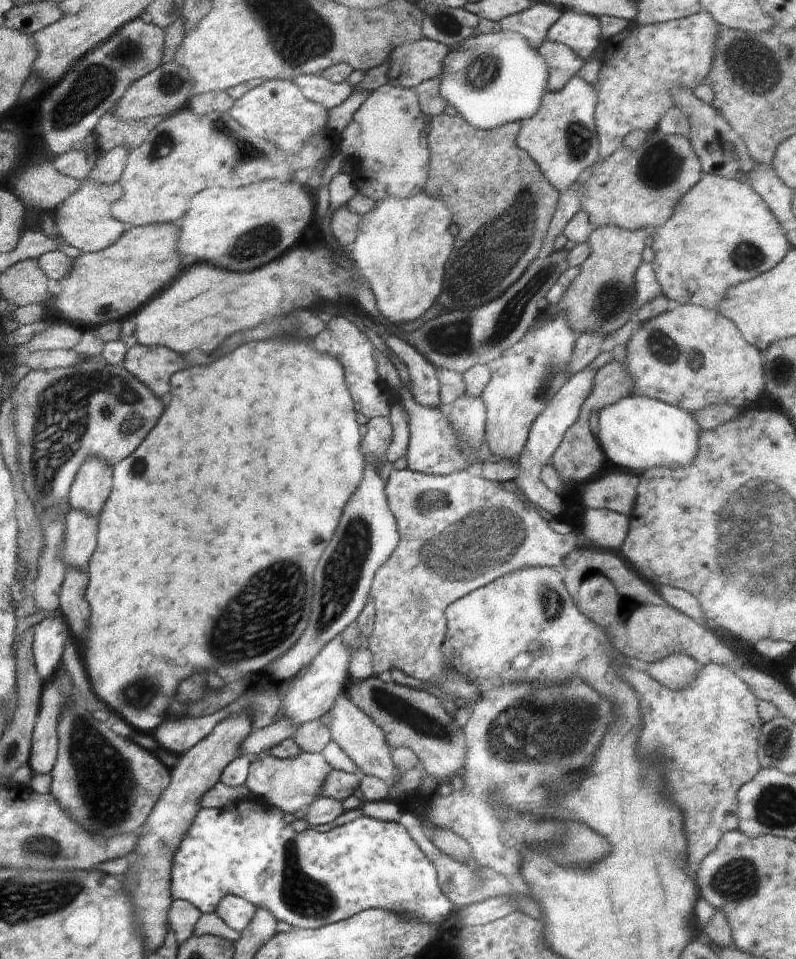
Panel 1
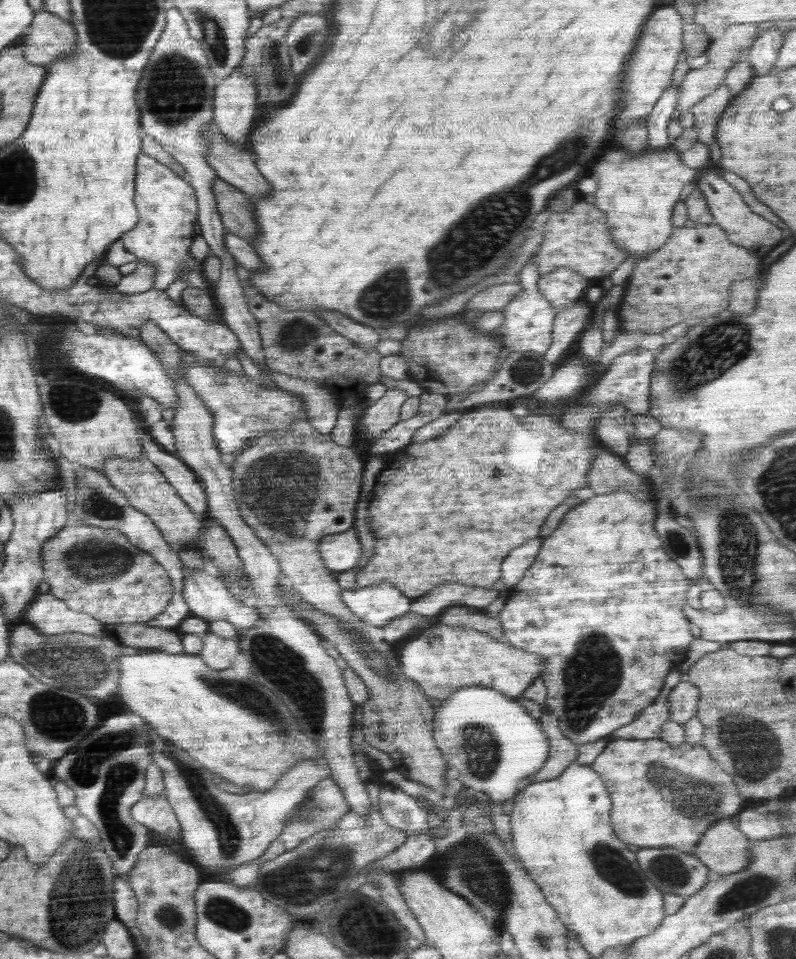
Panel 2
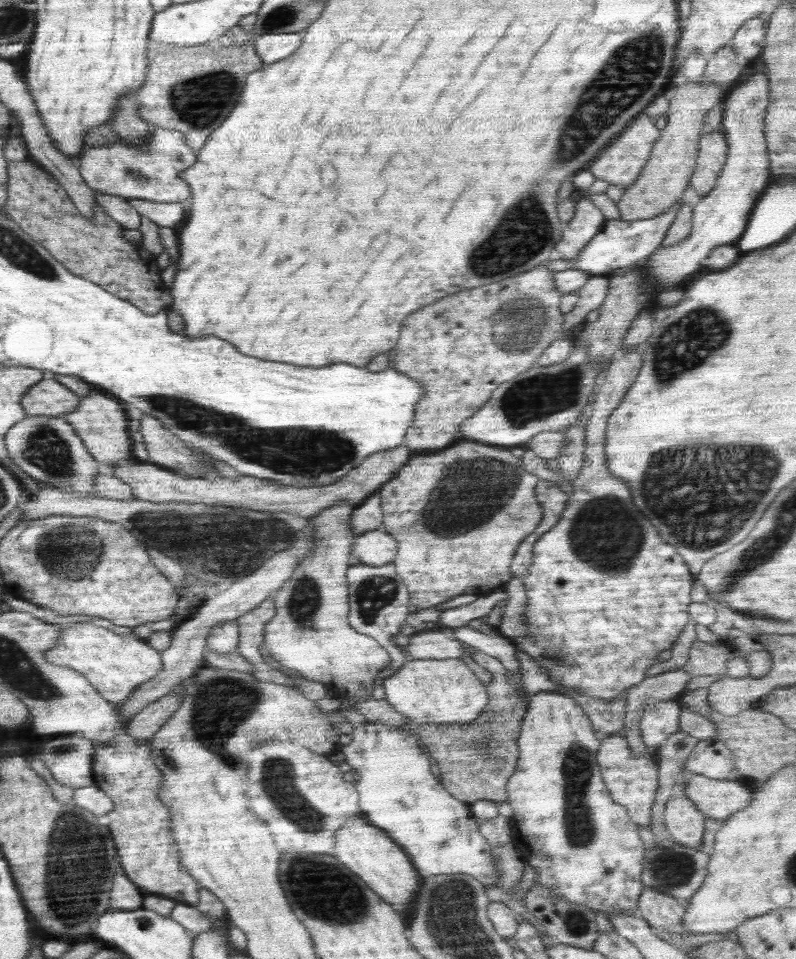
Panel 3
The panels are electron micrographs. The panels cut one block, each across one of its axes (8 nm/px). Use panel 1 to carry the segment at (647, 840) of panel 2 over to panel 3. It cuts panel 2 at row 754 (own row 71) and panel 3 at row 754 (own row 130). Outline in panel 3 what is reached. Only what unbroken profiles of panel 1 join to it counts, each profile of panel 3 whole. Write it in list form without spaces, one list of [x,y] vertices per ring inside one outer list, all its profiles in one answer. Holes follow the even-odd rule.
[[[618,733],[603,736],[601,746],[596,756],[596,762],[600,765],[604,784],[610,791],[612,800],[616,804],[626,806],[628,817],[632,823],[639,827],[650,828],[652,826],[652,805],[654,804],[657,790],[659,789],[658,771],[659,764],[656,762],[654,752],[634,756],[632,749],[628,749],[626,737]]]

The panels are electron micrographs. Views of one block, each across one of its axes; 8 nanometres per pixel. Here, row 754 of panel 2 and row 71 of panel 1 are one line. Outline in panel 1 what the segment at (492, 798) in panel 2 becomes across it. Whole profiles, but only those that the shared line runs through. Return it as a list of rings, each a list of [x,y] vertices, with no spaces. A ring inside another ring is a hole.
[[[511,31],[477,33],[462,40],[444,56],[439,94],[474,128],[494,129],[535,116],[548,92],[548,78],[549,69],[544,58],[522,34]]]

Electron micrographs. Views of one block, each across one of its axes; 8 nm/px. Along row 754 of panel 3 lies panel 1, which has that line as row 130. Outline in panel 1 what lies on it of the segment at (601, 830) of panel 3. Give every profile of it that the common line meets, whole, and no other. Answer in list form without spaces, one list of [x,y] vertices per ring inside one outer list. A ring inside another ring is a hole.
[[[574,76],[561,90],[545,94],[535,116],[519,122],[517,146],[536,162],[542,175],[558,191],[570,187],[600,158],[595,122],[596,106],[595,86]]]

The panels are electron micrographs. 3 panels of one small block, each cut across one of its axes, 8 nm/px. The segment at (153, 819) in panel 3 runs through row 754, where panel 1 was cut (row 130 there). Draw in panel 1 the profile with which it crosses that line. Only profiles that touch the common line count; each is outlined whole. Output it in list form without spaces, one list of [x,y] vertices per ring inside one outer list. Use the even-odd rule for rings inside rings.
[[[106,113],[96,124],[94,140],[102,153],[118,146],[126,146],[128,154],[144,144],[146,136],[162,121],[164,117],[156,116],[144,120],[120,120]]]

